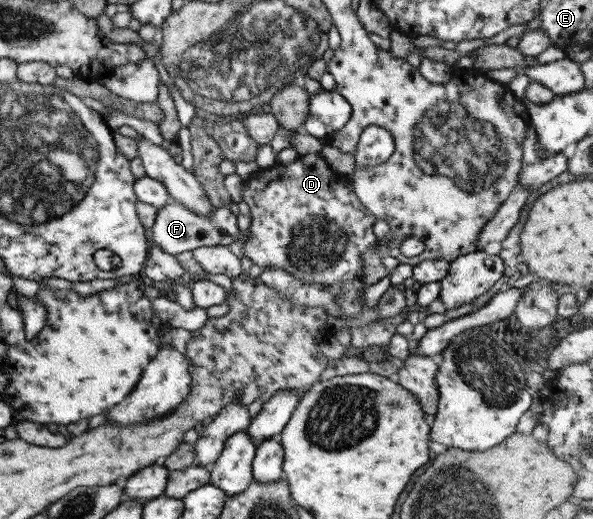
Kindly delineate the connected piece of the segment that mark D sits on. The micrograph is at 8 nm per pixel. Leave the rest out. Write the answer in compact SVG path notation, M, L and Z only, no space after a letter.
M320 154L298 155L298 159L289 165L276 162L269 169L261 169L254 177L241 181L241 191L242 201L250 208L250 225L246 231L238 231L238 239L232 241L231 248L238 257L245 255L260 268L280 268L302 283L327 285L337 290L342 282L359 280L362 254L368 246L376 248L380 259L388 255L392 235L386 233L380 239L376 237L372 226L377 219L356 200L352 181L334 175Z

